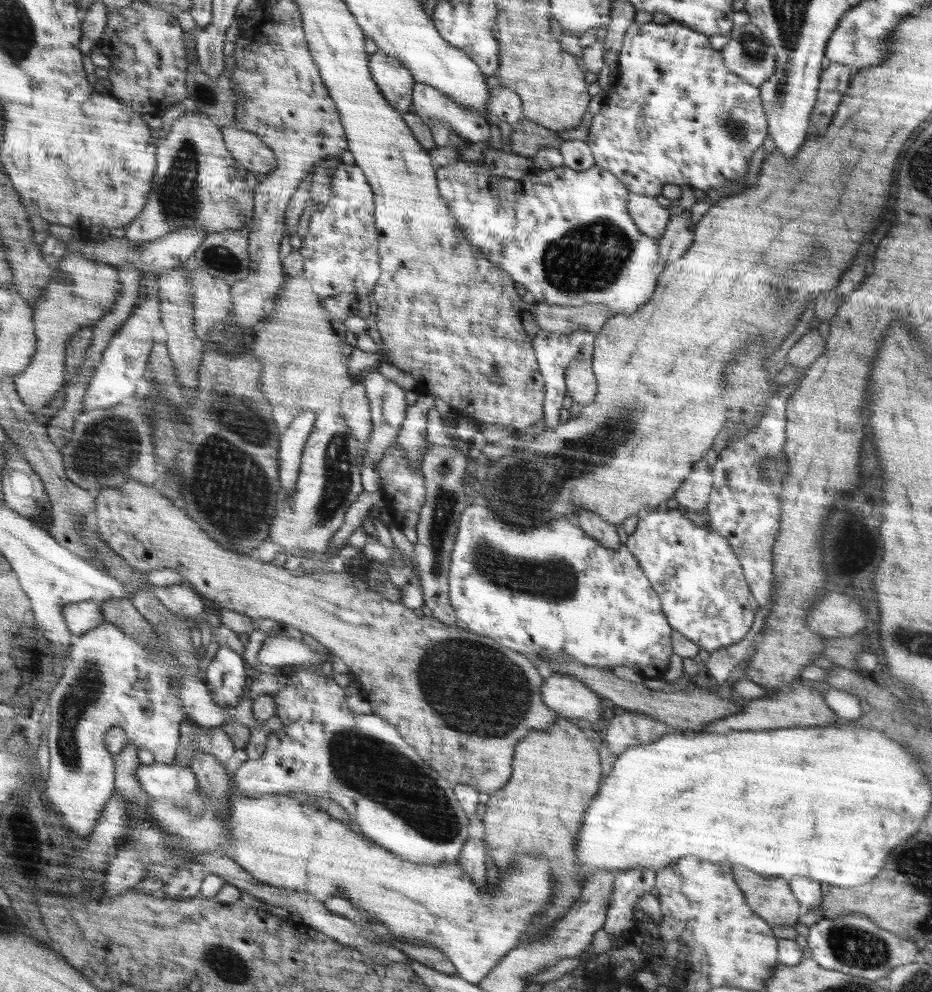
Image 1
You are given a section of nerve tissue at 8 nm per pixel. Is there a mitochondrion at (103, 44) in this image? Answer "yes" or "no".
no

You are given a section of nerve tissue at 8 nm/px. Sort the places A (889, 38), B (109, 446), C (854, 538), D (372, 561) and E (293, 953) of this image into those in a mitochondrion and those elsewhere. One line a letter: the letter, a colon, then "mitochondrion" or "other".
A: other
B: mitochondrion
C: mitochondrion
D: other
E: other

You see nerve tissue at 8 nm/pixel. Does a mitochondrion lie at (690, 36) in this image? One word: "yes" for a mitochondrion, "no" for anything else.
no

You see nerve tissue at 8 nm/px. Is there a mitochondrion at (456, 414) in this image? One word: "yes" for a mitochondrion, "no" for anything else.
no

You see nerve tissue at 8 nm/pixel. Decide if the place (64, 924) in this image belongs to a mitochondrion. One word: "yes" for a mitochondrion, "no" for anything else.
no

